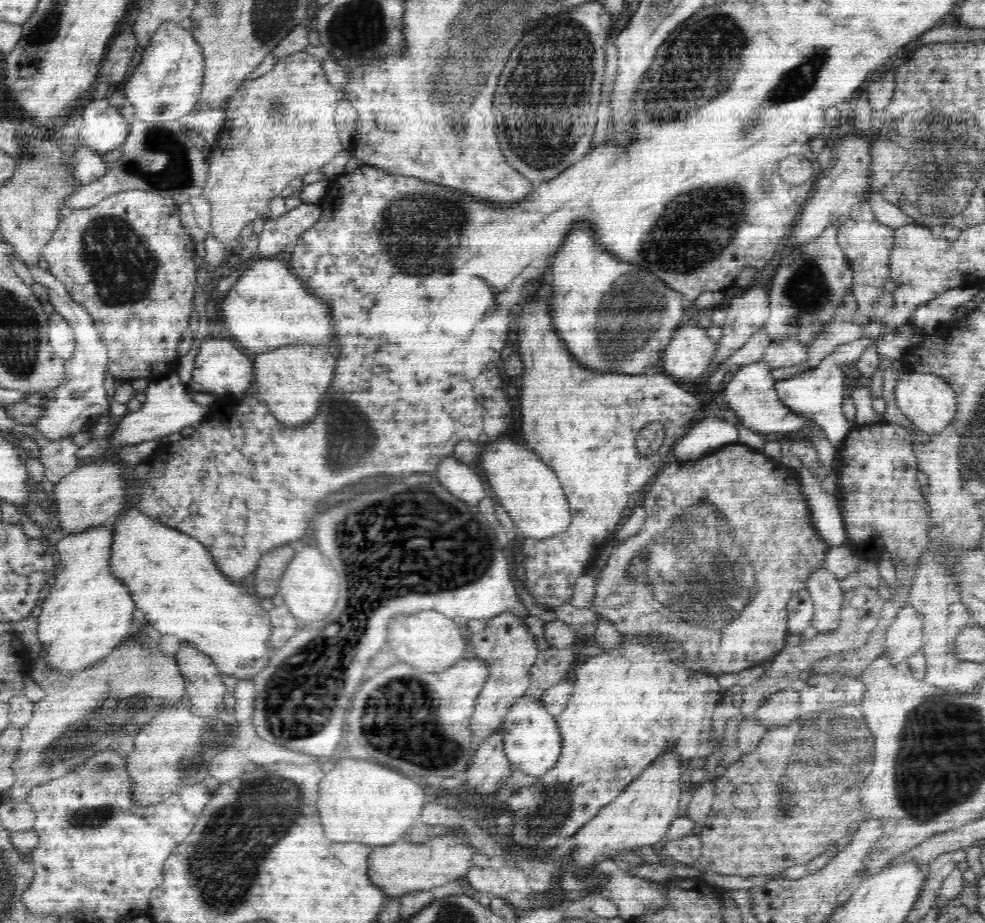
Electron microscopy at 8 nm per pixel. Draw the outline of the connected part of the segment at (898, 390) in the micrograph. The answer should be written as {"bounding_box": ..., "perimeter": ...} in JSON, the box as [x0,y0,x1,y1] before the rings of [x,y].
{"bounding_box":[895,370,958,436],"perimeter":[[[908,370],[902,377],[897,378],[895,386],[895,402],[902,414],[905,414],[916,428],[930,436],[939,433],[956,418],[958,412],[956,393],[943,378],[938,378],[932,373]]]}

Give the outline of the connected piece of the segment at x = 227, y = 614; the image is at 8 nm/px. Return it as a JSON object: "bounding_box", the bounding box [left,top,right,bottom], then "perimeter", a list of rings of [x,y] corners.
{"bounding_box":[110,510,274,680],"perimeter":[[[123,510],[115,525],[110,555],[110,572],[126,584],[136,609],[142,610],[150,626],[163,634],[174,634],[180,641],[191,643],[199,652],[206,654],[221,674],[238,679],[253,680],[266,666],[269,666],[274,649],[269,644],[272,625],[267,612],[254,596],[240,588],[240,582],[226,578],[214,566],[206,548],[160,521],[150,518],[139,510]]]}

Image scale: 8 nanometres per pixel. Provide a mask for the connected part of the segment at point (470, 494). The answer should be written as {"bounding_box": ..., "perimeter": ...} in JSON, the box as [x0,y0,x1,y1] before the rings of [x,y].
{"bounding_box":[435,457,486,506],"perimeter":[[[454,457],[443,458],[436,467],[435,477],[448,492],[472,506],[486,498],[480,476],[468,465]]]}

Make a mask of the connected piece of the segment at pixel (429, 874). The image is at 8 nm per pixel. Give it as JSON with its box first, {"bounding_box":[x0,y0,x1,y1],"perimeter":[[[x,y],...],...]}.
{"bounding_box":[368,832,475,897],"perimeter":[[[446,832],[438,838],[420,843],[406,843],[398,840],[390,846],[376,848],[368,856],[368,878],[372,884],[388,897],[399,897],[408,892],[430,890],[436,886],[461,881],[472,868],[471,855],[475,852],[474,846],[465,842],[464,835],[460,832]]]}

